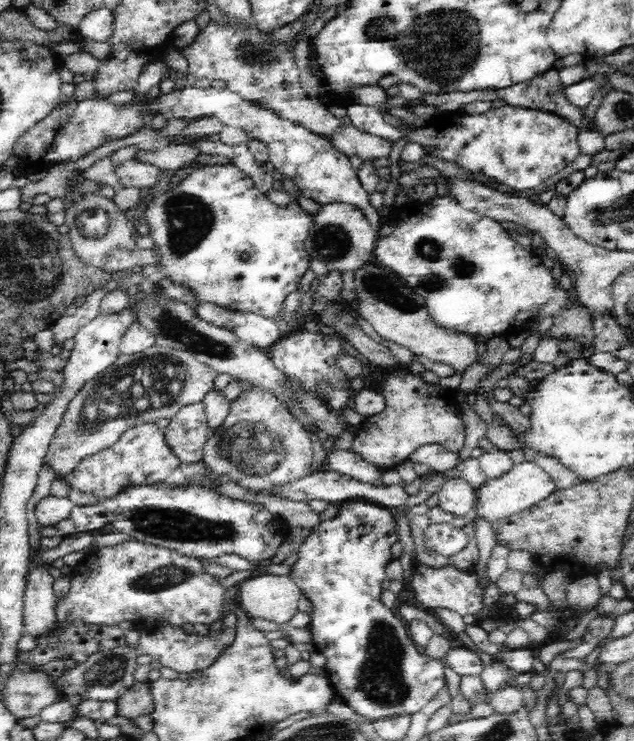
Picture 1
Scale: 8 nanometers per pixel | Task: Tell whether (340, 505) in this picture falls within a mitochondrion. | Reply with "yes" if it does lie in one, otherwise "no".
no

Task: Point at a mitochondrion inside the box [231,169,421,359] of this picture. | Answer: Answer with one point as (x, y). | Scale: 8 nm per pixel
(332, 241)

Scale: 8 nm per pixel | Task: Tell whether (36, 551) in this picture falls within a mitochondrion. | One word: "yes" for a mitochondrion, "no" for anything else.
no

